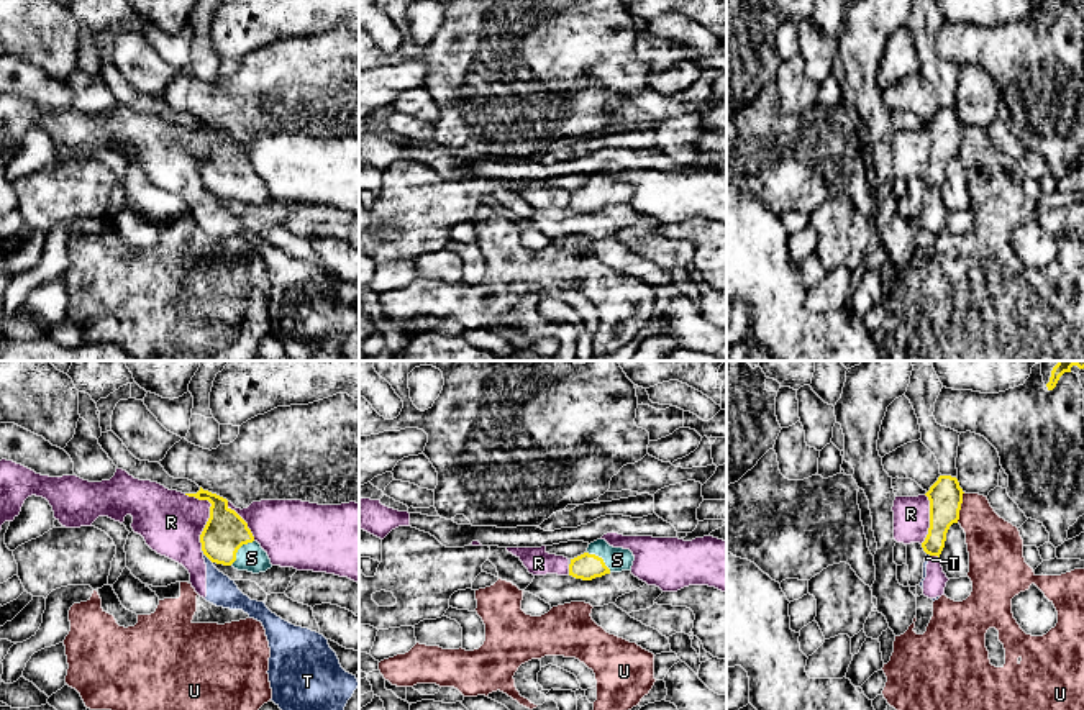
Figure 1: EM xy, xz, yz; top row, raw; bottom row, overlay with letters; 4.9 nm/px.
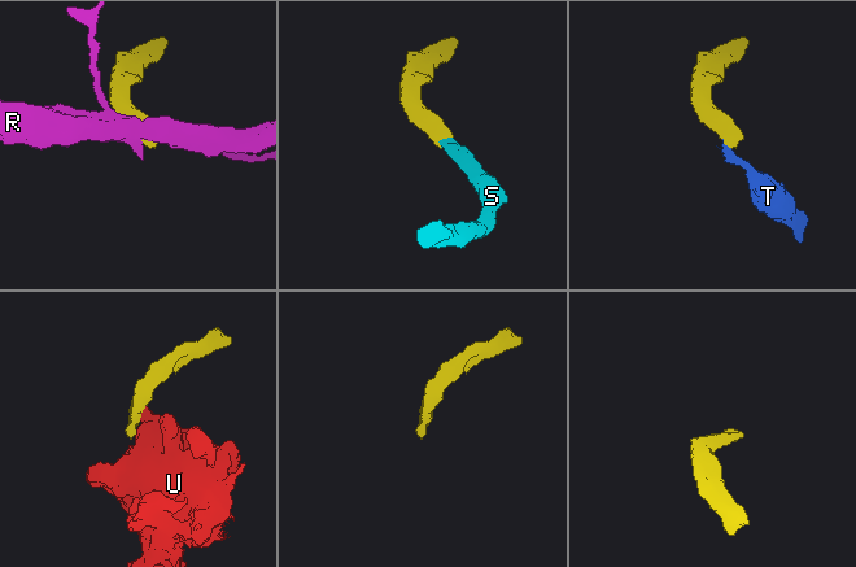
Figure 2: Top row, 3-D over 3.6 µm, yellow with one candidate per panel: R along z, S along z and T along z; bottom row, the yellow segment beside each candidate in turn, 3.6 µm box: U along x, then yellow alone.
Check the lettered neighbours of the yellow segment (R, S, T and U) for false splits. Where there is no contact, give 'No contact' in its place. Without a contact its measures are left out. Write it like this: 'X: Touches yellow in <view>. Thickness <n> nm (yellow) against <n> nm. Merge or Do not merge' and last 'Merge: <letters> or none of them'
R: Touches yellow in xy. Thickness 200 nm (yellow) against 300 nm. Do not merge
S: Touches yellow in xy. Thickness 200 nm (yellow) against 140 nm. Merge
T: Touches yellow in xy. Thickness 200 nm (yellow) against 150 nm. Do not merge
U: Touches yellow in yz. Thickness 170 nm (yellow) against 260 nm. Do not merge
Merge: S

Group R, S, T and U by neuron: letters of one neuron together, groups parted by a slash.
R T / S / U

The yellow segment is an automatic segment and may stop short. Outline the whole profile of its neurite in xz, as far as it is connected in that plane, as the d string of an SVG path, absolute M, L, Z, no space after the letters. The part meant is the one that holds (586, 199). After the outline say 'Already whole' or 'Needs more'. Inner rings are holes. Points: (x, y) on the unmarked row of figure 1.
M597 172L584 187L571 192L569 208L592 213L610 205L631 203L633 193L630 182L613 180L605 172Z. Needs more

